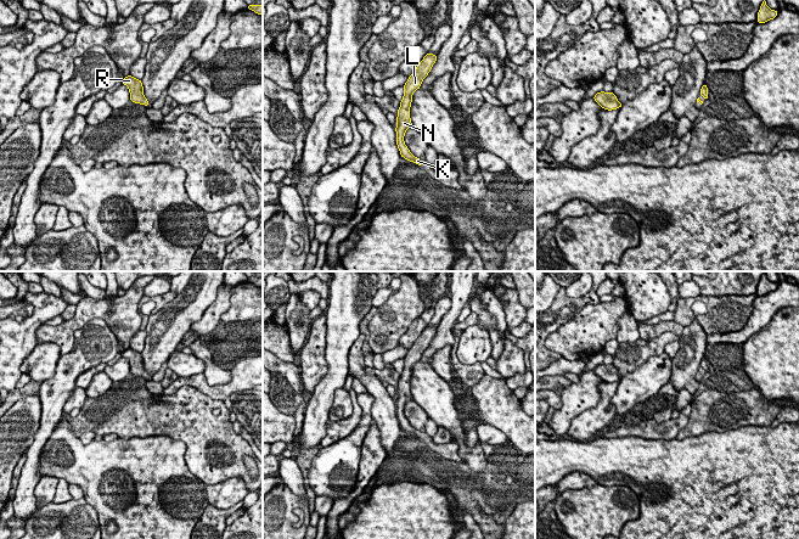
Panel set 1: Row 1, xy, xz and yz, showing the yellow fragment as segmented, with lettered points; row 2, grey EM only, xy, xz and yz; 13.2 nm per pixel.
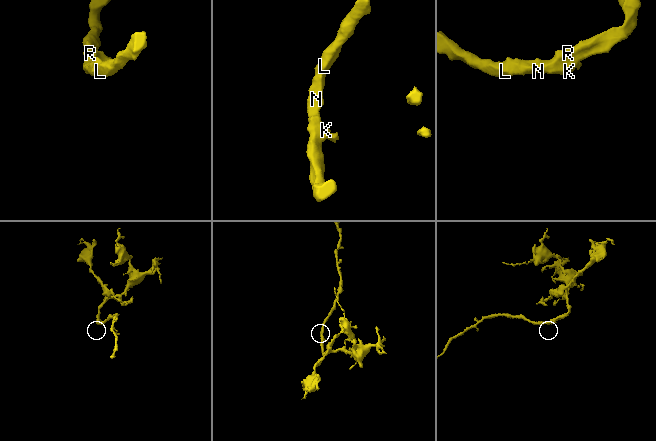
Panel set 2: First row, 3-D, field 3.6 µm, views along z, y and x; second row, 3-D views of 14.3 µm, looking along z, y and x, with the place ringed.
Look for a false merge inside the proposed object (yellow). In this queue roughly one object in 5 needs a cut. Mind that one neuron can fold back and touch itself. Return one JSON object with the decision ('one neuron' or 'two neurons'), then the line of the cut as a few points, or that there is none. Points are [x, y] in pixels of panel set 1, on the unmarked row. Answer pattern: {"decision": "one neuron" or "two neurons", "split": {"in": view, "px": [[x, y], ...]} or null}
{"decision": "one neuron", "split": null}

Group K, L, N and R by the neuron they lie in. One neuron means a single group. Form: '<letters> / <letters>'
K L N R

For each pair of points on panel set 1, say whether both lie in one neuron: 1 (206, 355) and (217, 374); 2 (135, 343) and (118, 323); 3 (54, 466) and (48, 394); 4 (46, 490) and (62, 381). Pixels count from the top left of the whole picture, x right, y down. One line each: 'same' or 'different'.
1: same
2: different
3: different
4: different

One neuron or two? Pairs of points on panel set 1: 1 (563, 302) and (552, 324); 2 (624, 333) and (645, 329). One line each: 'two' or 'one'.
1: one
2: two

